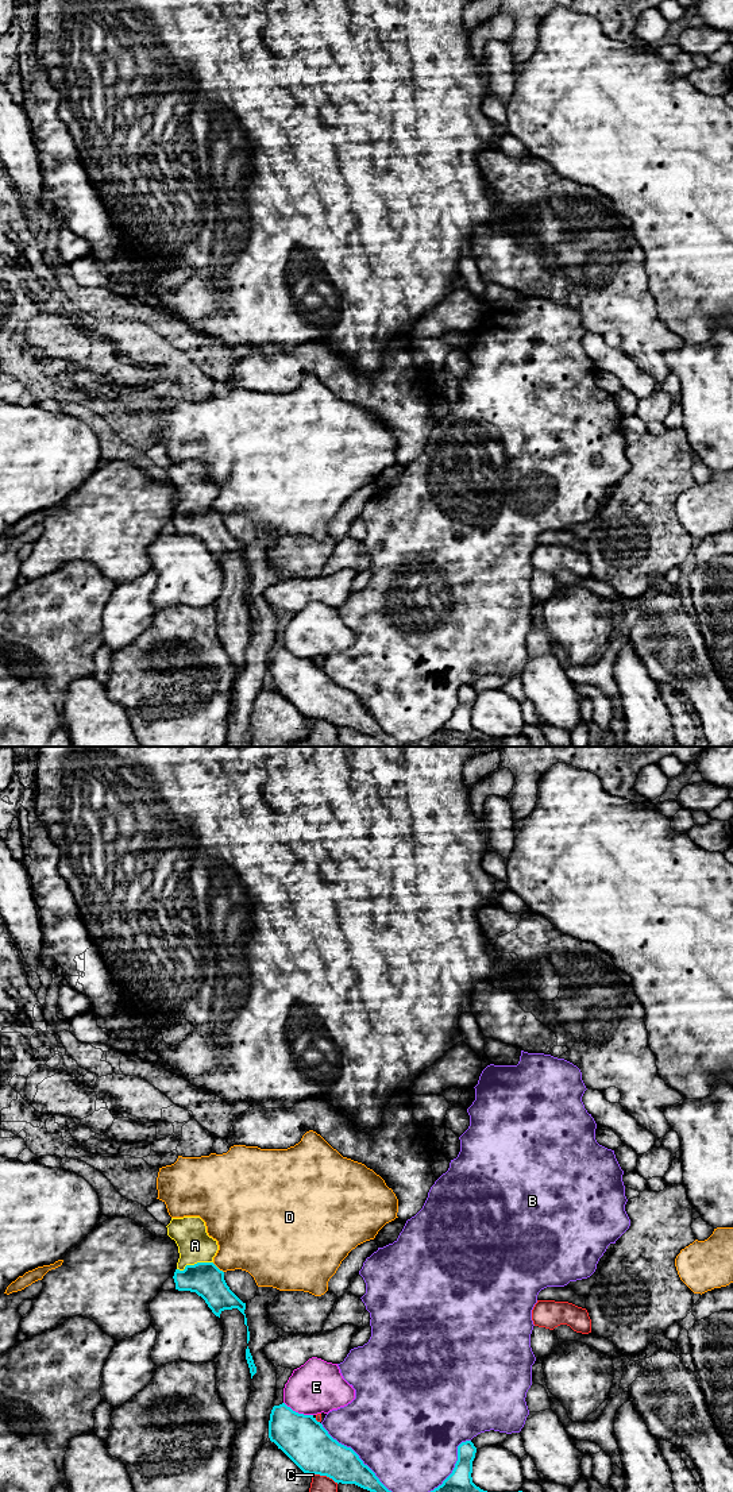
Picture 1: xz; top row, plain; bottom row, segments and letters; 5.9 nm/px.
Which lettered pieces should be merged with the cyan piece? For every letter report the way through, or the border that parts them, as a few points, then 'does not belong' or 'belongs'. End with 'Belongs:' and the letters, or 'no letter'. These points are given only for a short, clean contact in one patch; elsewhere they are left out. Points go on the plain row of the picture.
A: across xz (205, 523), (195, 508), (195, 489) | belongs
B: does not belong
C: does not belong
D: along xz (212, 507), (223, 516) | does not belong
E: along xz (284, 646), (299, 656), (312, 659) | does not belong
Belongs: A

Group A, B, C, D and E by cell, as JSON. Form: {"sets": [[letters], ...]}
{"sets": [["A"], ["B"], ["C"], ["D"], ["E"]]}

